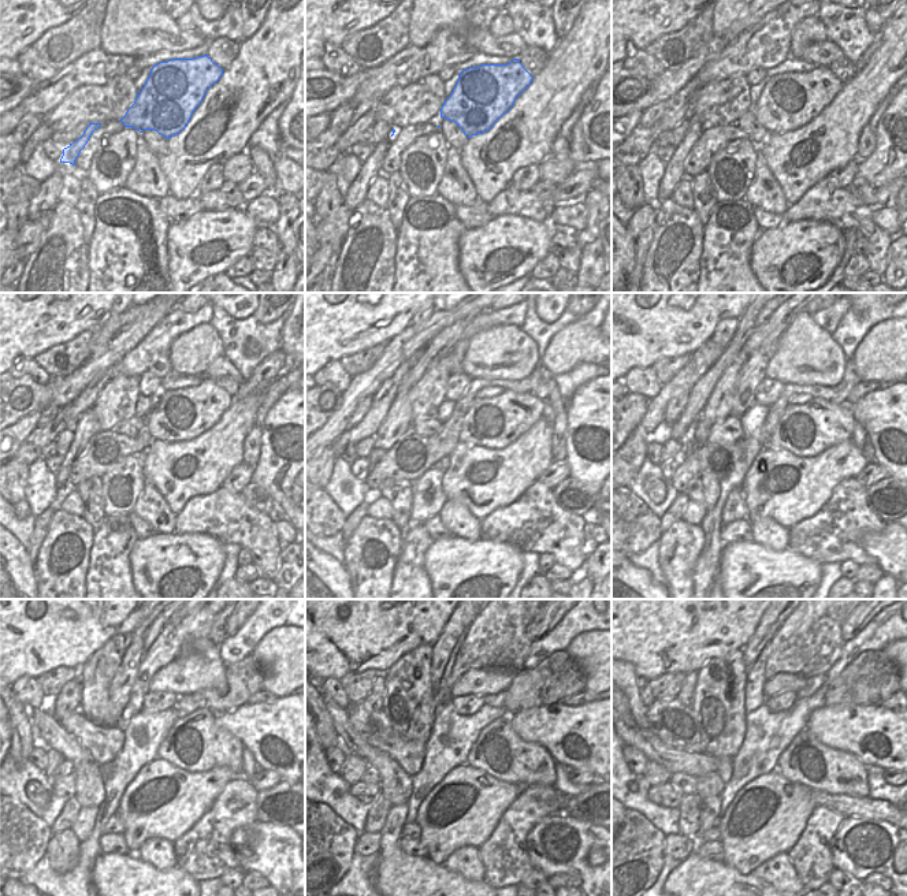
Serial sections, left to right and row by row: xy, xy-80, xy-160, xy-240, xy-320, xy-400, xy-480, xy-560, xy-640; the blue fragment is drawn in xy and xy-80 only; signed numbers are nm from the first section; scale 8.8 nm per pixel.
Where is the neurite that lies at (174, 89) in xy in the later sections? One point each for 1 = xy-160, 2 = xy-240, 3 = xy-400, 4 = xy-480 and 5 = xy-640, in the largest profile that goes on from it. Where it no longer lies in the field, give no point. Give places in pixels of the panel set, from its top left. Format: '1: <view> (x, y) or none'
1: xy-160 (788, 101)
2: xy-240 (182, 415)
3: xy-400 (809, 430)
4: xy-480 (194, 743)
5: xy-640 (806, 761)

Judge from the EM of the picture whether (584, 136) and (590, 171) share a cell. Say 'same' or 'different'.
different

